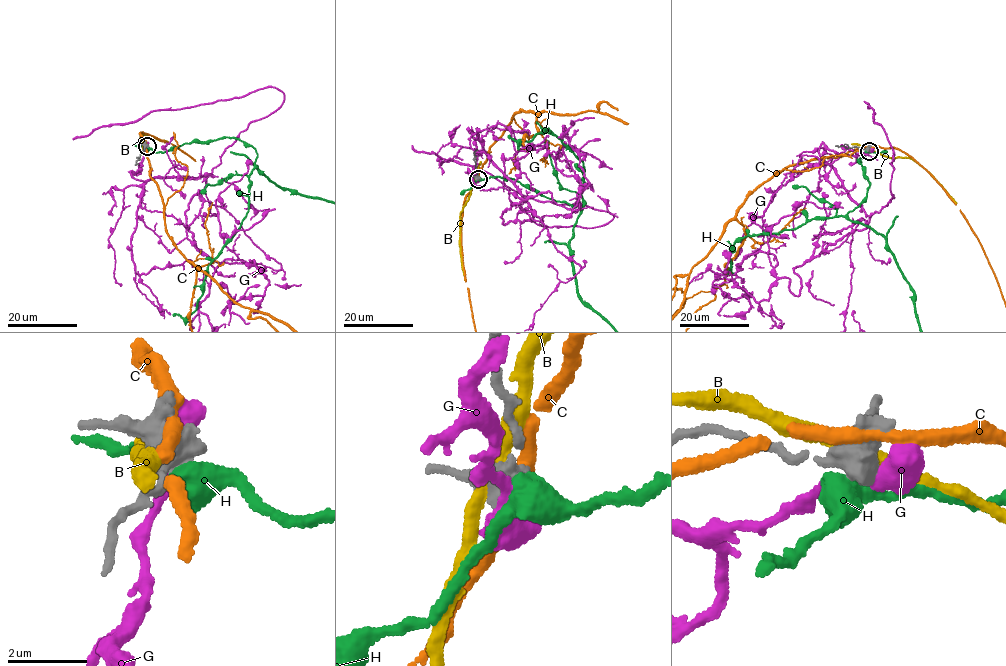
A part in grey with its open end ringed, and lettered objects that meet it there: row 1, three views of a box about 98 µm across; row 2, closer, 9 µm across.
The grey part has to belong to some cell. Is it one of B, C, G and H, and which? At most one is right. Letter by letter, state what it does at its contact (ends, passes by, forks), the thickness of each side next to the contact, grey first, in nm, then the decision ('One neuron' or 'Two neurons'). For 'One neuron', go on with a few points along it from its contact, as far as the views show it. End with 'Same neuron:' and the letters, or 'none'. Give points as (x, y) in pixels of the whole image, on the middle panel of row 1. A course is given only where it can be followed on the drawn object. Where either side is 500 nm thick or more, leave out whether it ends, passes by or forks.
B: Thickness 550 nm (grey) against 320 nm. Two neurons
C: Thickness 550 nm (grey) against 320 nm. Two neurons
G: Thickness 600 nm (grey) against 440 nm. Two neurons
H: Thickness 700 nm (grey) against 600 nm. Two neurons
Same neuron: none

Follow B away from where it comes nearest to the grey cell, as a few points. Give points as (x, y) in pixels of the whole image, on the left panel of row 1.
B: (143, 147), (140, 137), (142, 133), (167, 141)

